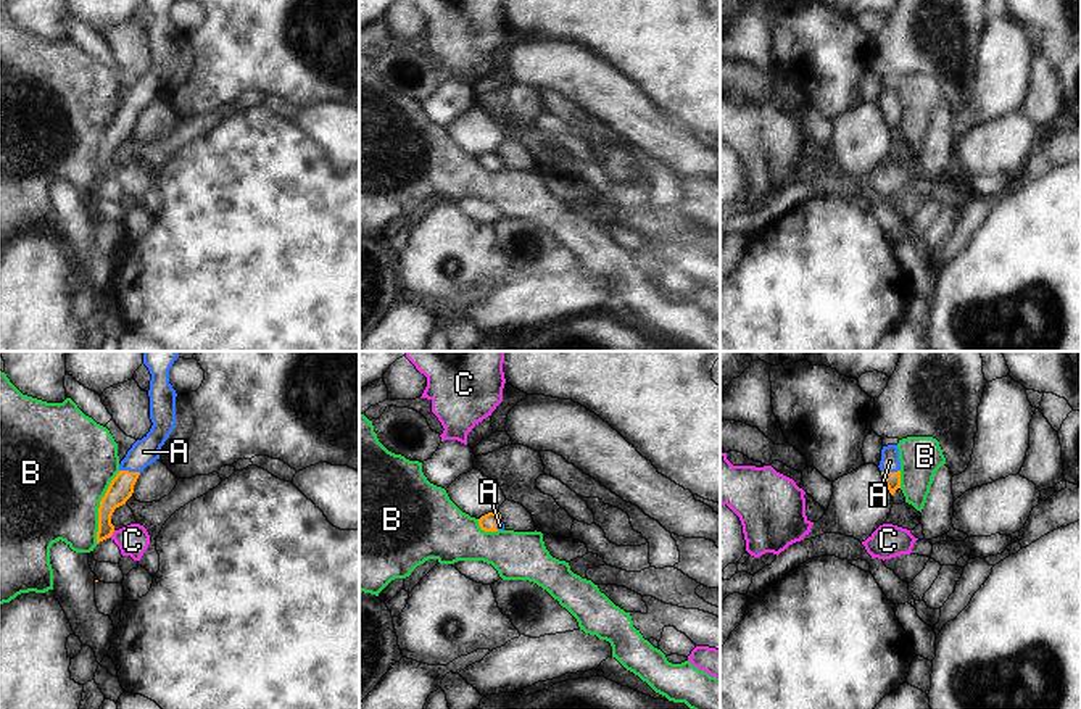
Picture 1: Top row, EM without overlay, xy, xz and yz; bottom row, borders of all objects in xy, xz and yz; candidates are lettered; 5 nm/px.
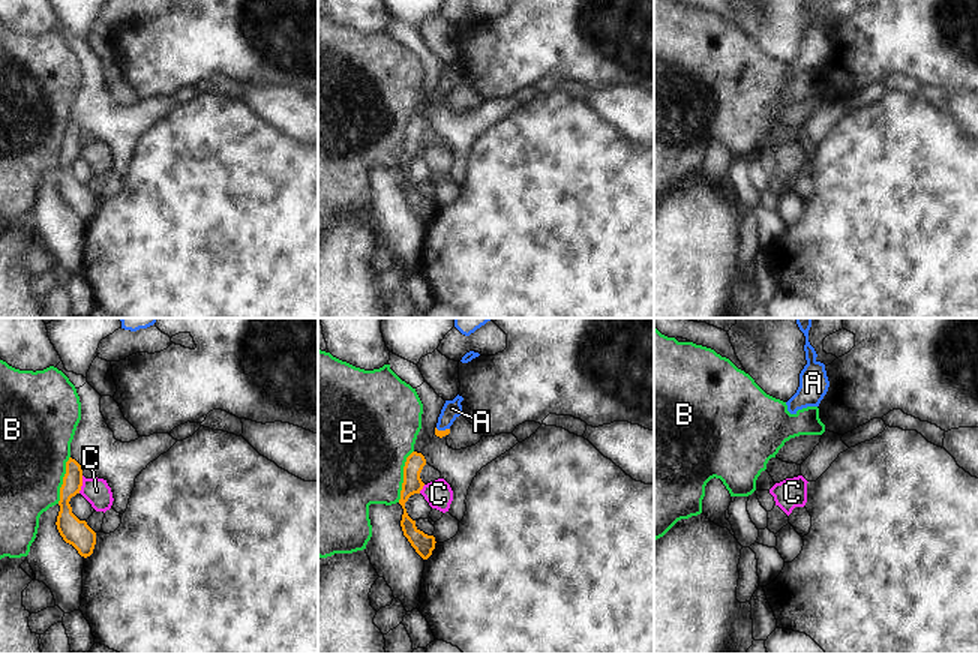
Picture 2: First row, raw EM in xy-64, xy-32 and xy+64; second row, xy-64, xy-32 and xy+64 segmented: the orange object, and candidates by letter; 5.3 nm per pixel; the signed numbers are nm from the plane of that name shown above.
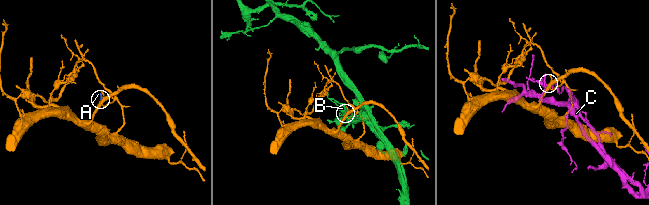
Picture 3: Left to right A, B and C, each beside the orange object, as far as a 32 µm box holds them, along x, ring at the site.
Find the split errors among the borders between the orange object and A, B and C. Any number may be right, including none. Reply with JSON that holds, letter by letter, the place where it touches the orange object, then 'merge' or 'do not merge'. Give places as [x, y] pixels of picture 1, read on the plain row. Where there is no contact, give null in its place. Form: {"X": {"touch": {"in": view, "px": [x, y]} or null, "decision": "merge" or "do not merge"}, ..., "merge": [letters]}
{"A": {"touch": {"in": "xy", "px": [128, 110]}, "decision": "merge"}, "B": {"touch": {"in": "xy", "px": [99, 147]}, "decision": "do not merge"}, "C": {"touch": {"in": "xy", "px": [111, 173]}, "decision": "do not merge"}, "merge": ["A"]}

